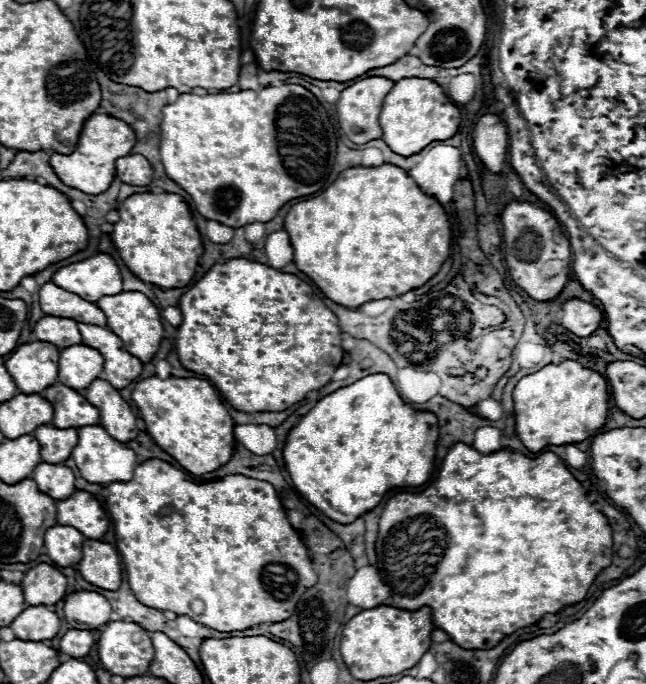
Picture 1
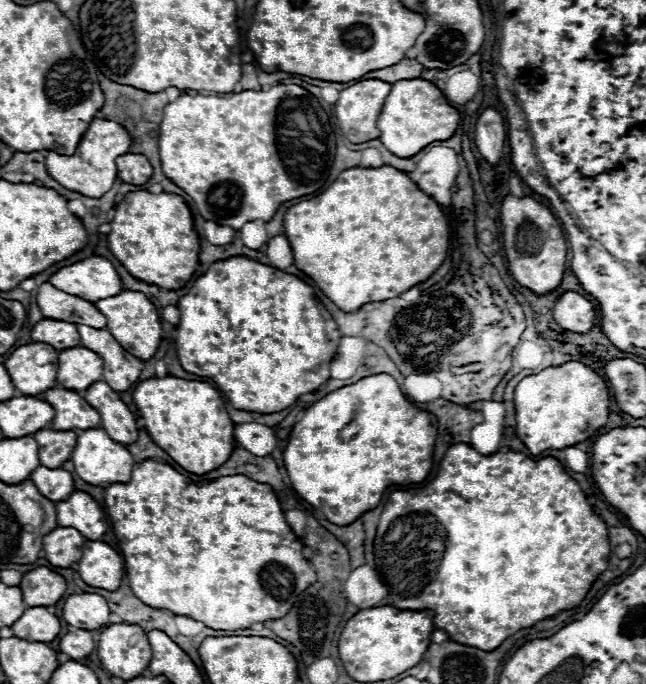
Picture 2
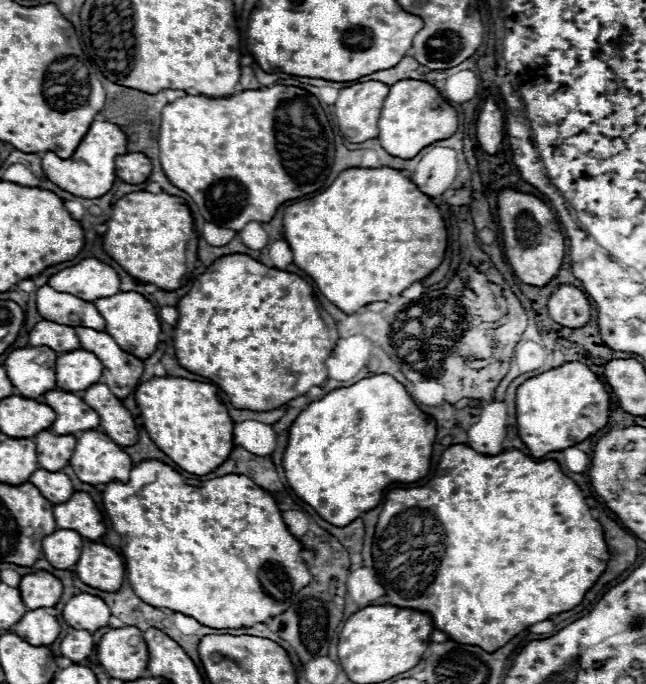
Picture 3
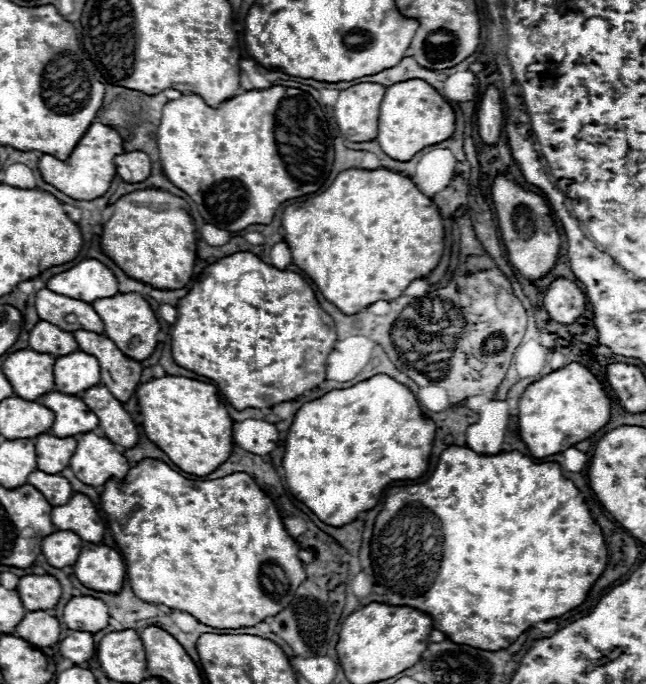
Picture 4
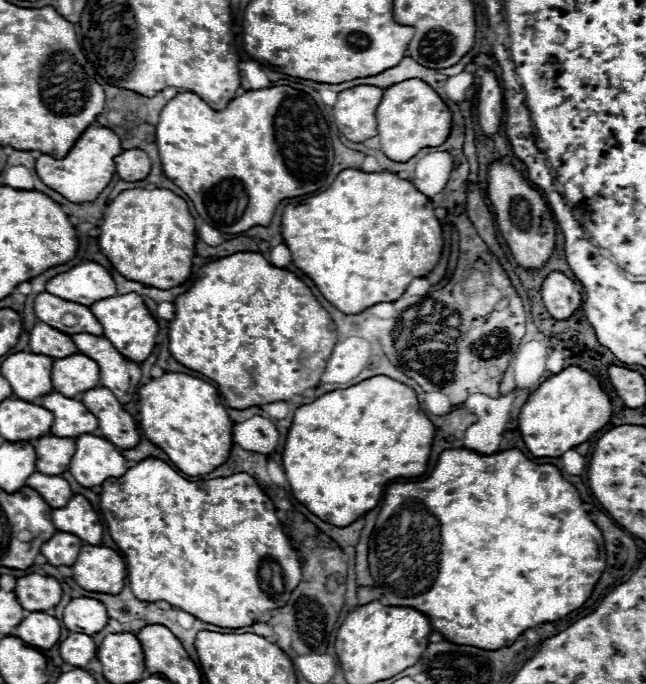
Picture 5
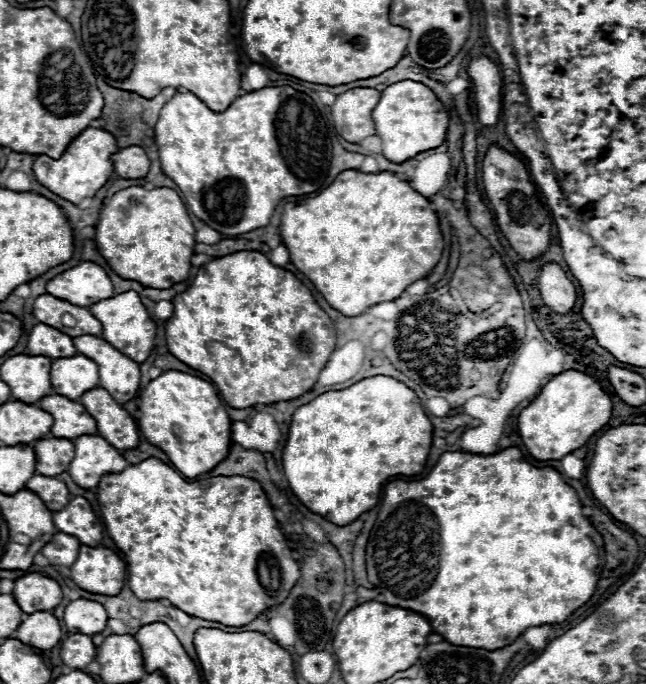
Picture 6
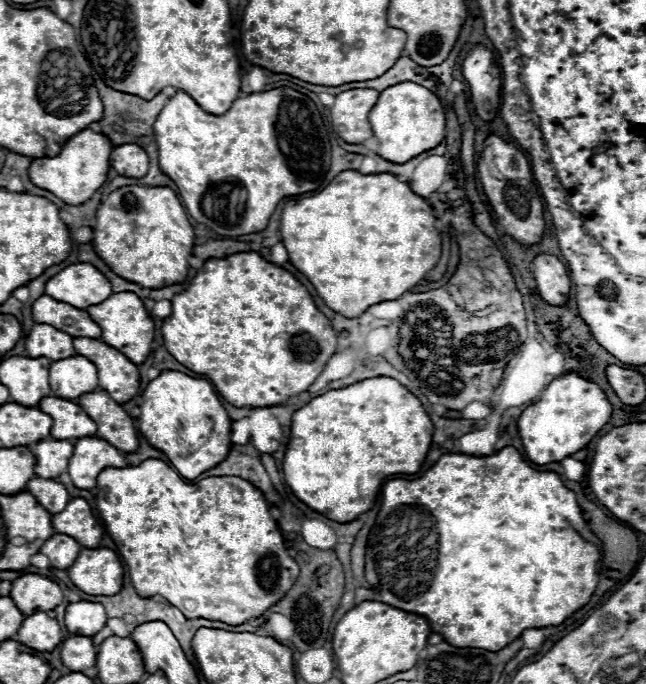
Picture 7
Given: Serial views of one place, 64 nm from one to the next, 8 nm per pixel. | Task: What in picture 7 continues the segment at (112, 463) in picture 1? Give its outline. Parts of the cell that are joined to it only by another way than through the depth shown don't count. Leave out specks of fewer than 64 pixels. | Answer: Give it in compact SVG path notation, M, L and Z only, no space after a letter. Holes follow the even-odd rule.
M84 436L74 440L74 454L68 464L68 474L76 488L92 490L104 468L126 468L128 462L106 440Z

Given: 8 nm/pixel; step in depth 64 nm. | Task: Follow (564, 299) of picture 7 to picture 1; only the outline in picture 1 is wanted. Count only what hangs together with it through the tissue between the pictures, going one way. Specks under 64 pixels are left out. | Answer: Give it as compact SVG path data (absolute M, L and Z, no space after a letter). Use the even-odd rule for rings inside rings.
M576 298L564 302L560 316L562 316L560 324L580 338L596 332L602 322L602 312L594 304L582 302Z

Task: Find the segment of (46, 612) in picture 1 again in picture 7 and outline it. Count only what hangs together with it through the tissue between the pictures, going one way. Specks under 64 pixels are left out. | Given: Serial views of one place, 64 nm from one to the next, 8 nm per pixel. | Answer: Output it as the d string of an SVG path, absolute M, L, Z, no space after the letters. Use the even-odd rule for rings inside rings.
M34 612L32 616L24 618L14 638L28 644L28 648L52 652L62 642L62 630L56 618L50 618L46 612Z

